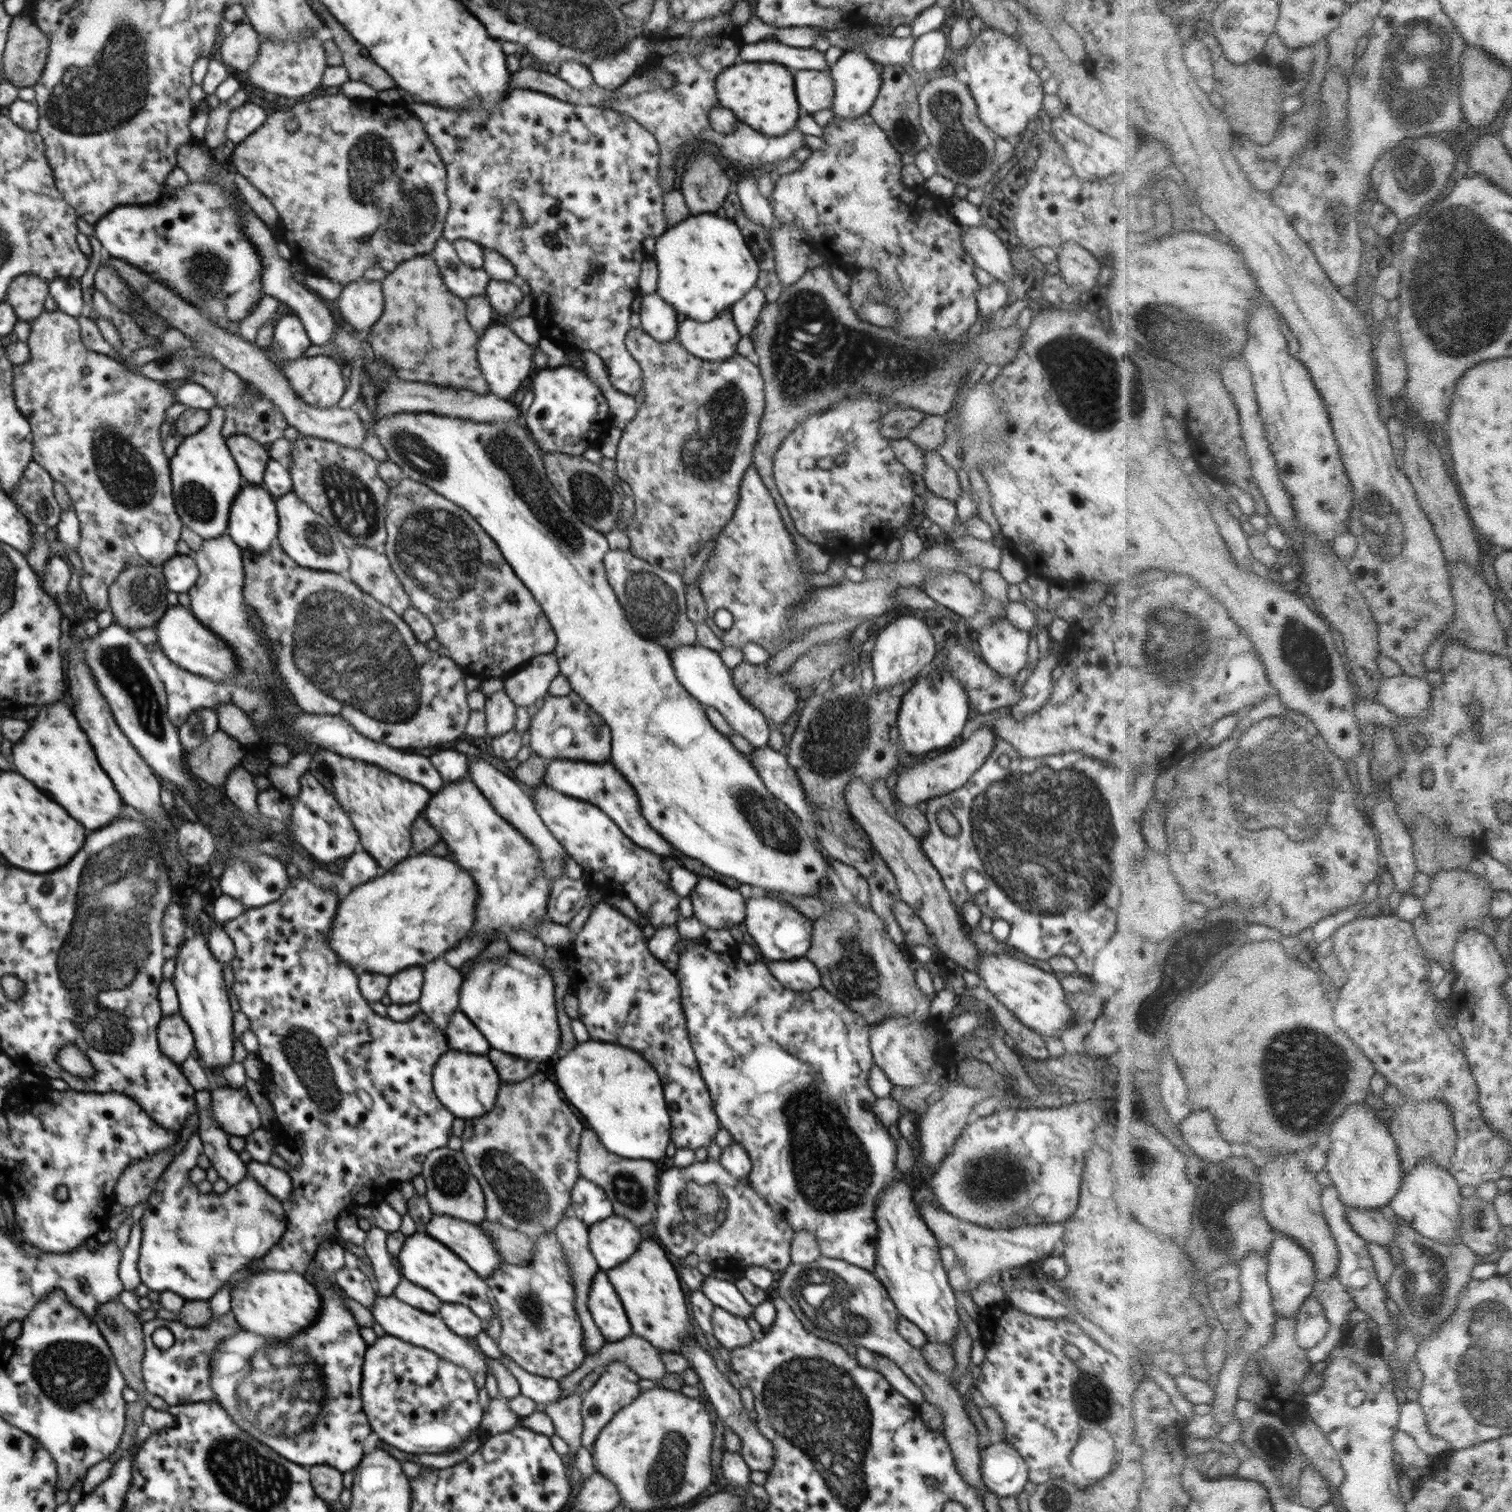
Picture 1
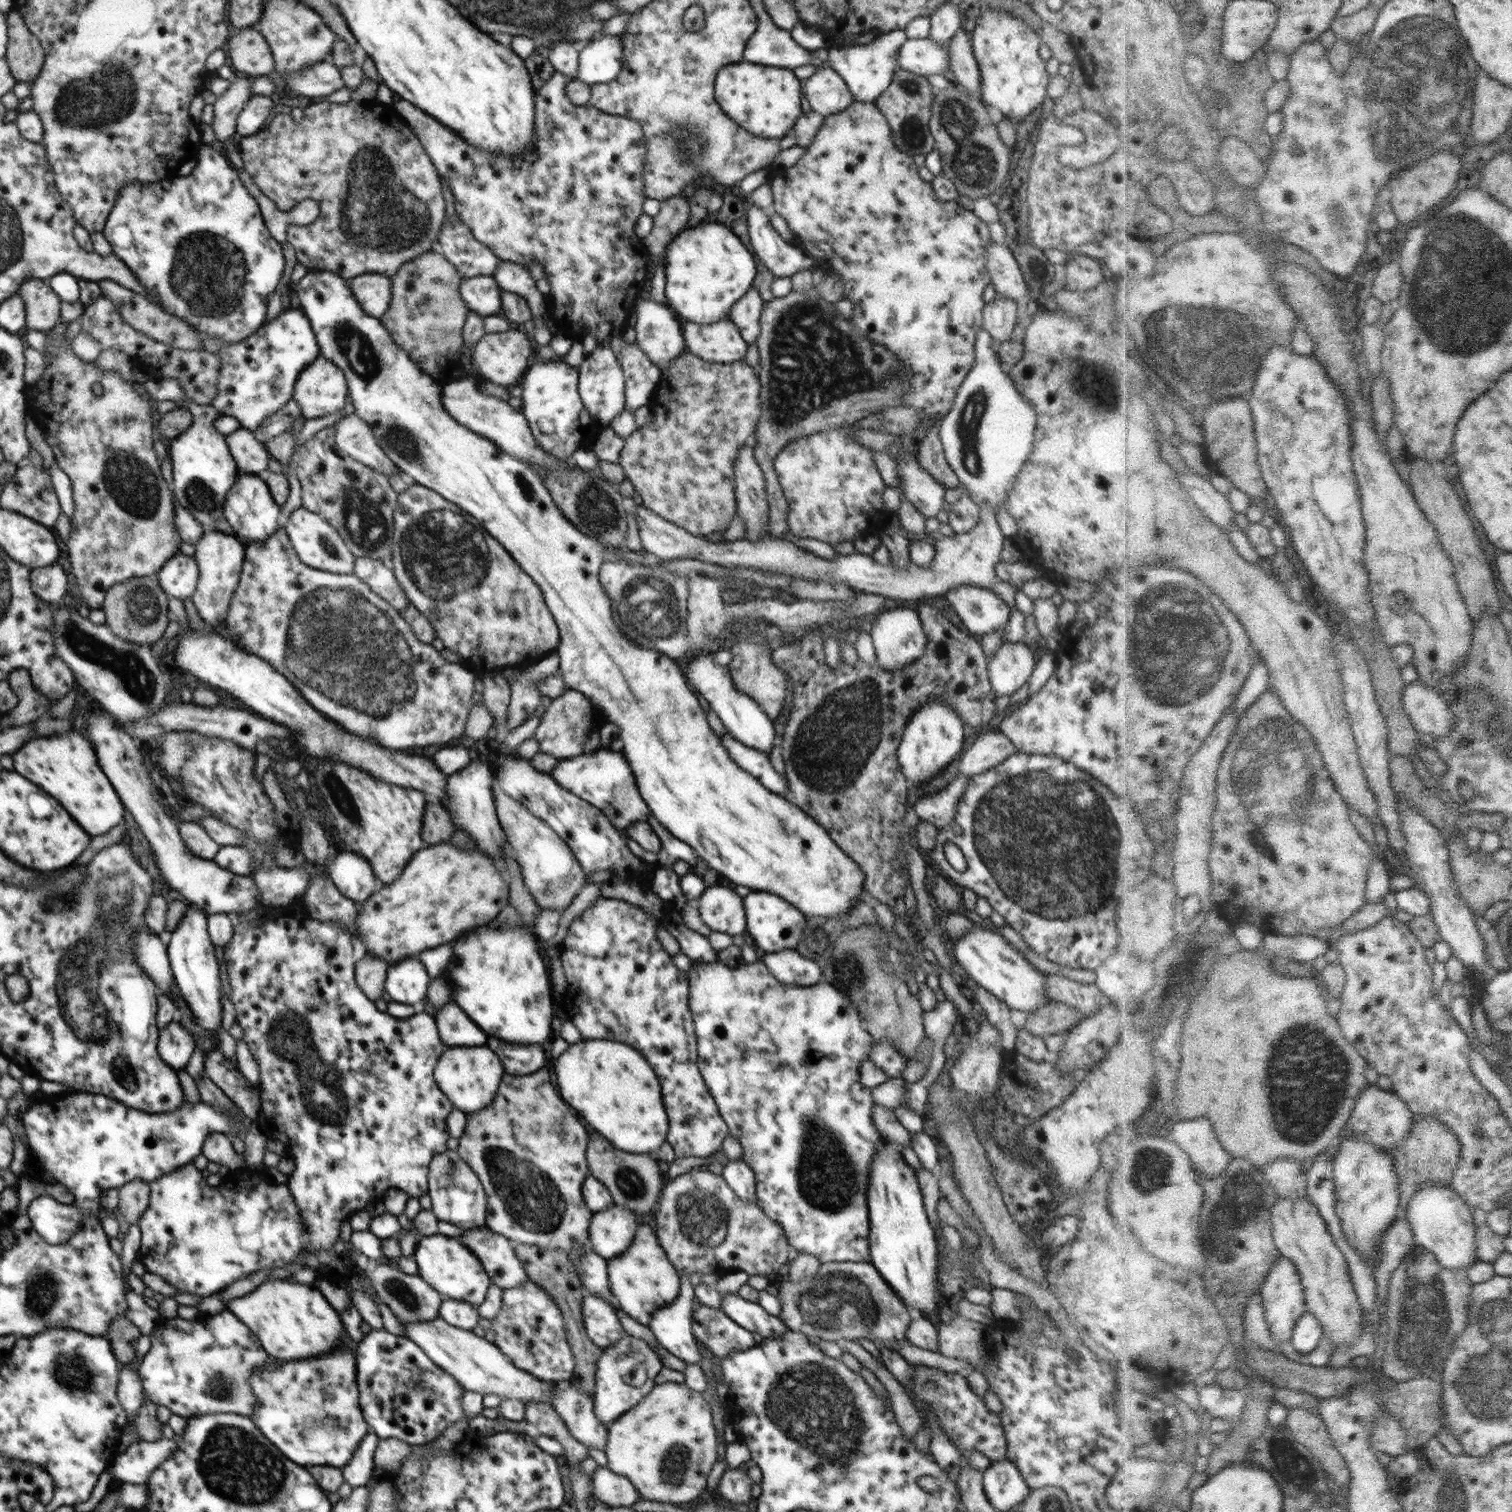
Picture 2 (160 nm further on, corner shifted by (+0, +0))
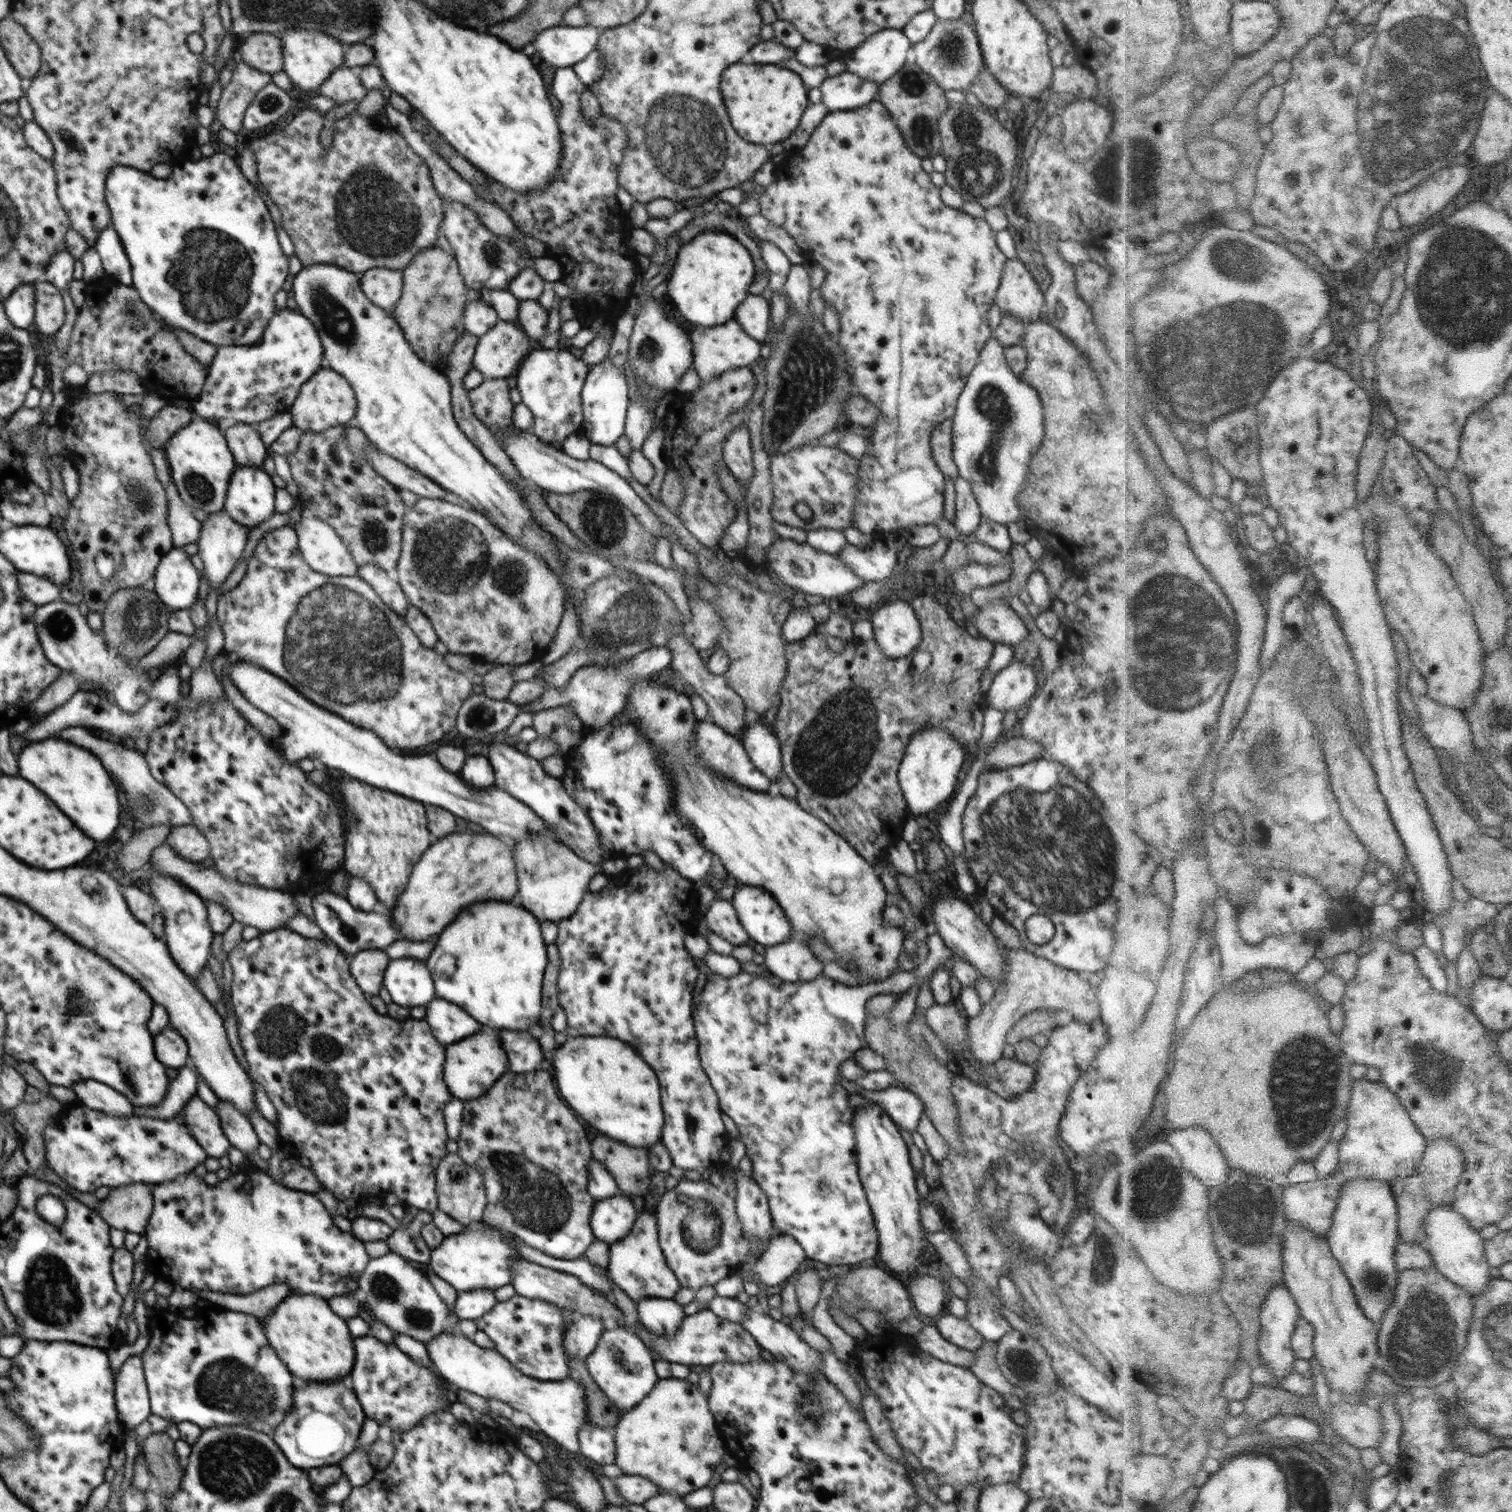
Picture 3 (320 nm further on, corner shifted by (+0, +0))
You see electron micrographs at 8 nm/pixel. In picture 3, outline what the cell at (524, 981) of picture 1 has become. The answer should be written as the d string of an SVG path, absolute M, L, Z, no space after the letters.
M482 901L468 905L467 908L470 912L460 911L456 922L452 922L440 936L436 937L436 946L426 960L428 970L434 979L435 996L457 1004L480 1024L486 1024L498 1031L508 1028L532 1032L533 1026L540 1021L543 976L549 962L540 921L522 905L514 906L509 901Z

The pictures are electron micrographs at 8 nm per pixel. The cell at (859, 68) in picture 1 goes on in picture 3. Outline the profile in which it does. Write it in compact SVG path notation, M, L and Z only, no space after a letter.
M889 28L871 34L858 48L848 53L845 65L848 72L857 74L863 79L874 81L881 85L892 78L906 62L906 52L912 46L903 29Z

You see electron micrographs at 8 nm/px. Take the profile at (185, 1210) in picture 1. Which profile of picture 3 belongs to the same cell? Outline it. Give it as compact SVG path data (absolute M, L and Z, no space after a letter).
M193 1171L174 1180L153 1184L153 1211L144 1232L149 1244L148 1259L145 1260L148 1270L182 1289L232 1295L250 1295L270 1284L284 1283L290 1287L289 1294L316 1295L326 1301L334 1296L356 1294L358 1280L371 1259L364 1242L334 1224L331 1214L315 1195L286 1188L263 1174L258 1174L254 1180L254 1190L250 1182L236 1186L231 1178L220 1180L222 1194L218 1194L220 1188L210 1188Z

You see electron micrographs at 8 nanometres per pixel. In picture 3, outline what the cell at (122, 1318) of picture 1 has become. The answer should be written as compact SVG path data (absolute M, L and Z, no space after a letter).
M166 1432L148 1435L142 1445L143 1456L147 1462L147 1469L160 1486L164 1499L173 1496L180 1488L185 1468L181 1465L175 1451L175 1441Z

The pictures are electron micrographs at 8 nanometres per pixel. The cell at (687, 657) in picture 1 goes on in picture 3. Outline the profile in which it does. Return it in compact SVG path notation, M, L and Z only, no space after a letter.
M758 720L756 723L745 724L745 733L741 742L755 769L771 780L772 786L766 793L781 795L778 780L783 777L784 772L781 746L777 736L768 731L766 725Z

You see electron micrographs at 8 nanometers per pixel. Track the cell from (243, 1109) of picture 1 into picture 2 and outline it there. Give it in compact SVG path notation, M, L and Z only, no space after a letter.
M76 1092L72 1093L72 1096L64 1096L64 1100L68 1102L66 1110L60 1110L56 1104L38 1102L32 1106L32 1112L26 1110L19 1116L27 1132L28 1156L30 1157L27 1164L28 1170L33 1170L36 1166L44 1168L75 1196L75 1201L70 1205L50 1200L50 1202L44 1202L46 1208L40 1206L40 1210L38 1210L35 1199L34 1206L32 1206L32 1201L29 1204L28 1214L33 1229L45 1241L48 1241L48 1244L53 1245L66 1242L81 1227L84 1215L98 1217L98 1208L101 1206L100 1196L108 1188L119 1189L137 1178L150 1183L156 1178L192 1162L201 1154L200 1150L204 1146L204 1141L211 1132L225 1135L228 1132L238 1134L248 1128L246 1122L253 1121L246 1116L245 1120L233 1120L233 1112L219 1110L215 1106L202 1102L195 1104L183 1102L175 1111L150 1114L128 1107L103 1094Z

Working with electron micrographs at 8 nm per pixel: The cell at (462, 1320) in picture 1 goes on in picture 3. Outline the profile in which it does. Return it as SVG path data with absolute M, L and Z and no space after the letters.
M474 1289L470 1292L458 1293L453 1313L459 1320L474 1321L490 1312L496 1304L493 1290Z

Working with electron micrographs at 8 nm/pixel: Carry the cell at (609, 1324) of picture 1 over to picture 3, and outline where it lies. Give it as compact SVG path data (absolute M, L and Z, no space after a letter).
M586 1315L574 1321L566 1336L563 1336L564 1352L568 1361L570 1358L585 1360L585 1358L598 1346L607 1326L601 1320Z

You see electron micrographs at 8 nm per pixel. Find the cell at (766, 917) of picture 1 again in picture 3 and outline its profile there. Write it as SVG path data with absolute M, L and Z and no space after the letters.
M742 886L731 899L749 939L764 947L790 939L792 927L780 903L763 888Z

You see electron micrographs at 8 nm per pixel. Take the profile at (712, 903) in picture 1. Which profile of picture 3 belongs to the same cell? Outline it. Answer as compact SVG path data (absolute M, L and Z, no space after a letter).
M717 894L703 916L709 931L724 938L730 944L740 946L749 941L749 936L740 925L736 909L730 899L721 899Z

